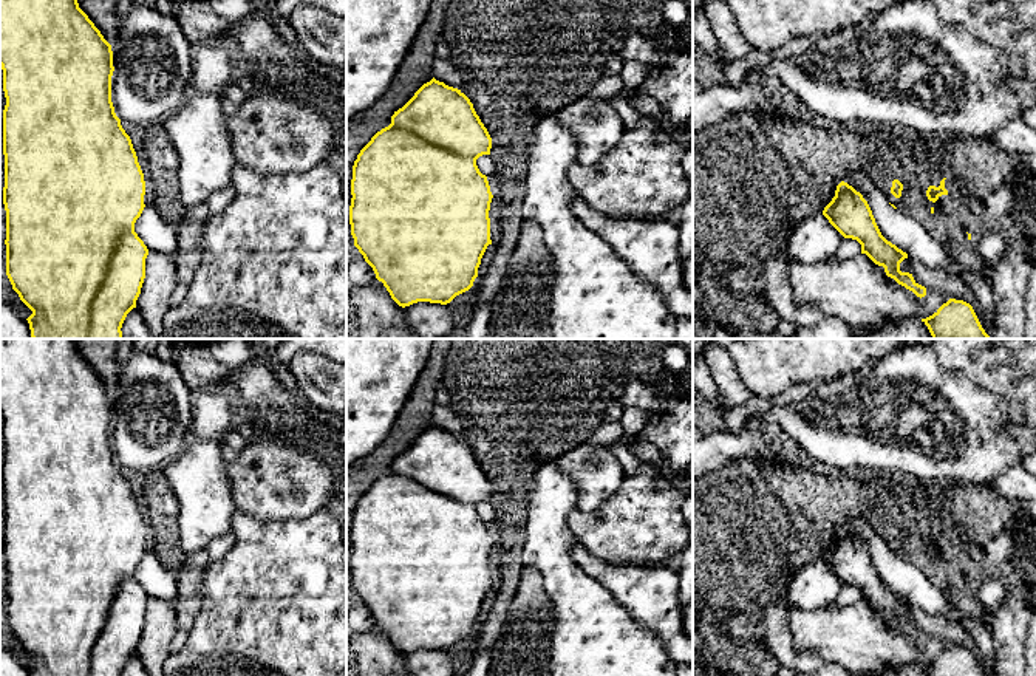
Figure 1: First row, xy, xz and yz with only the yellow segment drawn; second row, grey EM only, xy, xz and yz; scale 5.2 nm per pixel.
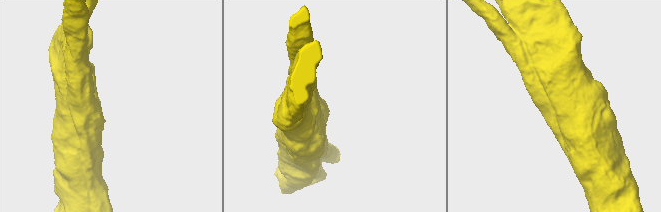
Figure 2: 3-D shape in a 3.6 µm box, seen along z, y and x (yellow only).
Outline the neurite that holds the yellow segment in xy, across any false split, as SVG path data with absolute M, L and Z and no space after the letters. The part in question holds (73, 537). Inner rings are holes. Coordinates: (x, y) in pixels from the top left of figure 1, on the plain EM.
M0 339L0 413L3 416L3 501L6 557L6 622L20 647L32 657L29 676L121 676L145 625L148 596L135 579L135 569L145 551L145 527L130 483L121 472L111 449L113 398L101 377L79 354L74 339Z

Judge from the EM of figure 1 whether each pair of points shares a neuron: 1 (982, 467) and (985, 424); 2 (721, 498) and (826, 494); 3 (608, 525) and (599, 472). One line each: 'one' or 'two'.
1: one
2: one
3: two

